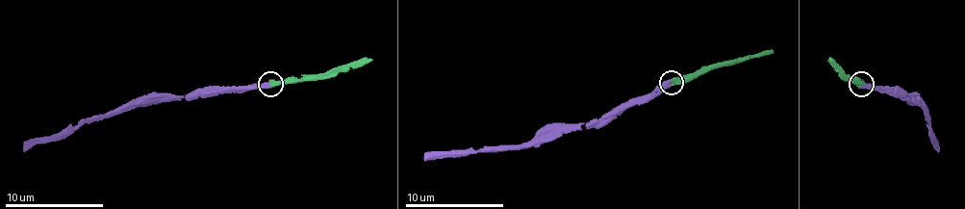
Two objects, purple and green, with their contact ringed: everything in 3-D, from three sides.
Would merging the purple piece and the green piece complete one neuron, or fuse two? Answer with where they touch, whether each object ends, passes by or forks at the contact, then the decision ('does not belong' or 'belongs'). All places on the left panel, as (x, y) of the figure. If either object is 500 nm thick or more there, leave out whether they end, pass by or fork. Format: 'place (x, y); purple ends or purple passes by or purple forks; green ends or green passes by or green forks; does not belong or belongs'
place (270, 84); purple ends; green ends; belongs

